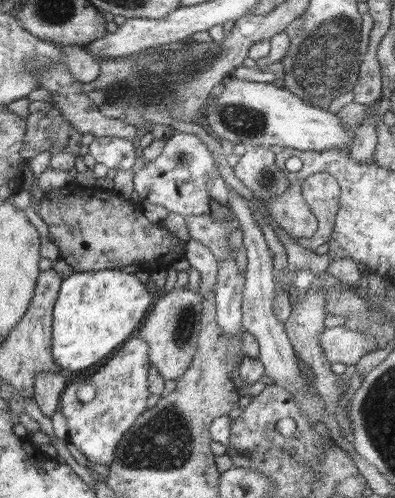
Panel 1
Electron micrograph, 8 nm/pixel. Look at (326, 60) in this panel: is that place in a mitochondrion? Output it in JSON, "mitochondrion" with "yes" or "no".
{"mitochondrion":"yes"}

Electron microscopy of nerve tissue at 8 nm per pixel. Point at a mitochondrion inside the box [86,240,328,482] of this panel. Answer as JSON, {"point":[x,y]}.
{"point":[163,443]}

